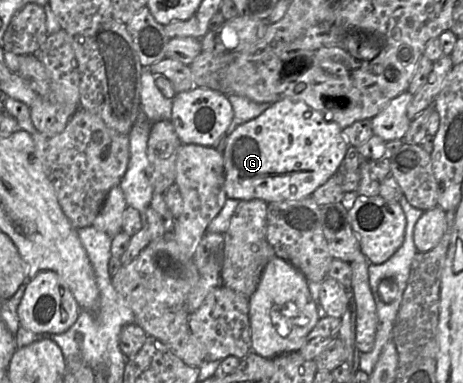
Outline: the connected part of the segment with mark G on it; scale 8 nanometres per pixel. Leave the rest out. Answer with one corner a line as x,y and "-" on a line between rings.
282,99
272,103
258,117
228,132
226,147
222,153
226,196
239,201
261,199
266,203
311,197
319,186
336,173
349,146
340,126
305,102

